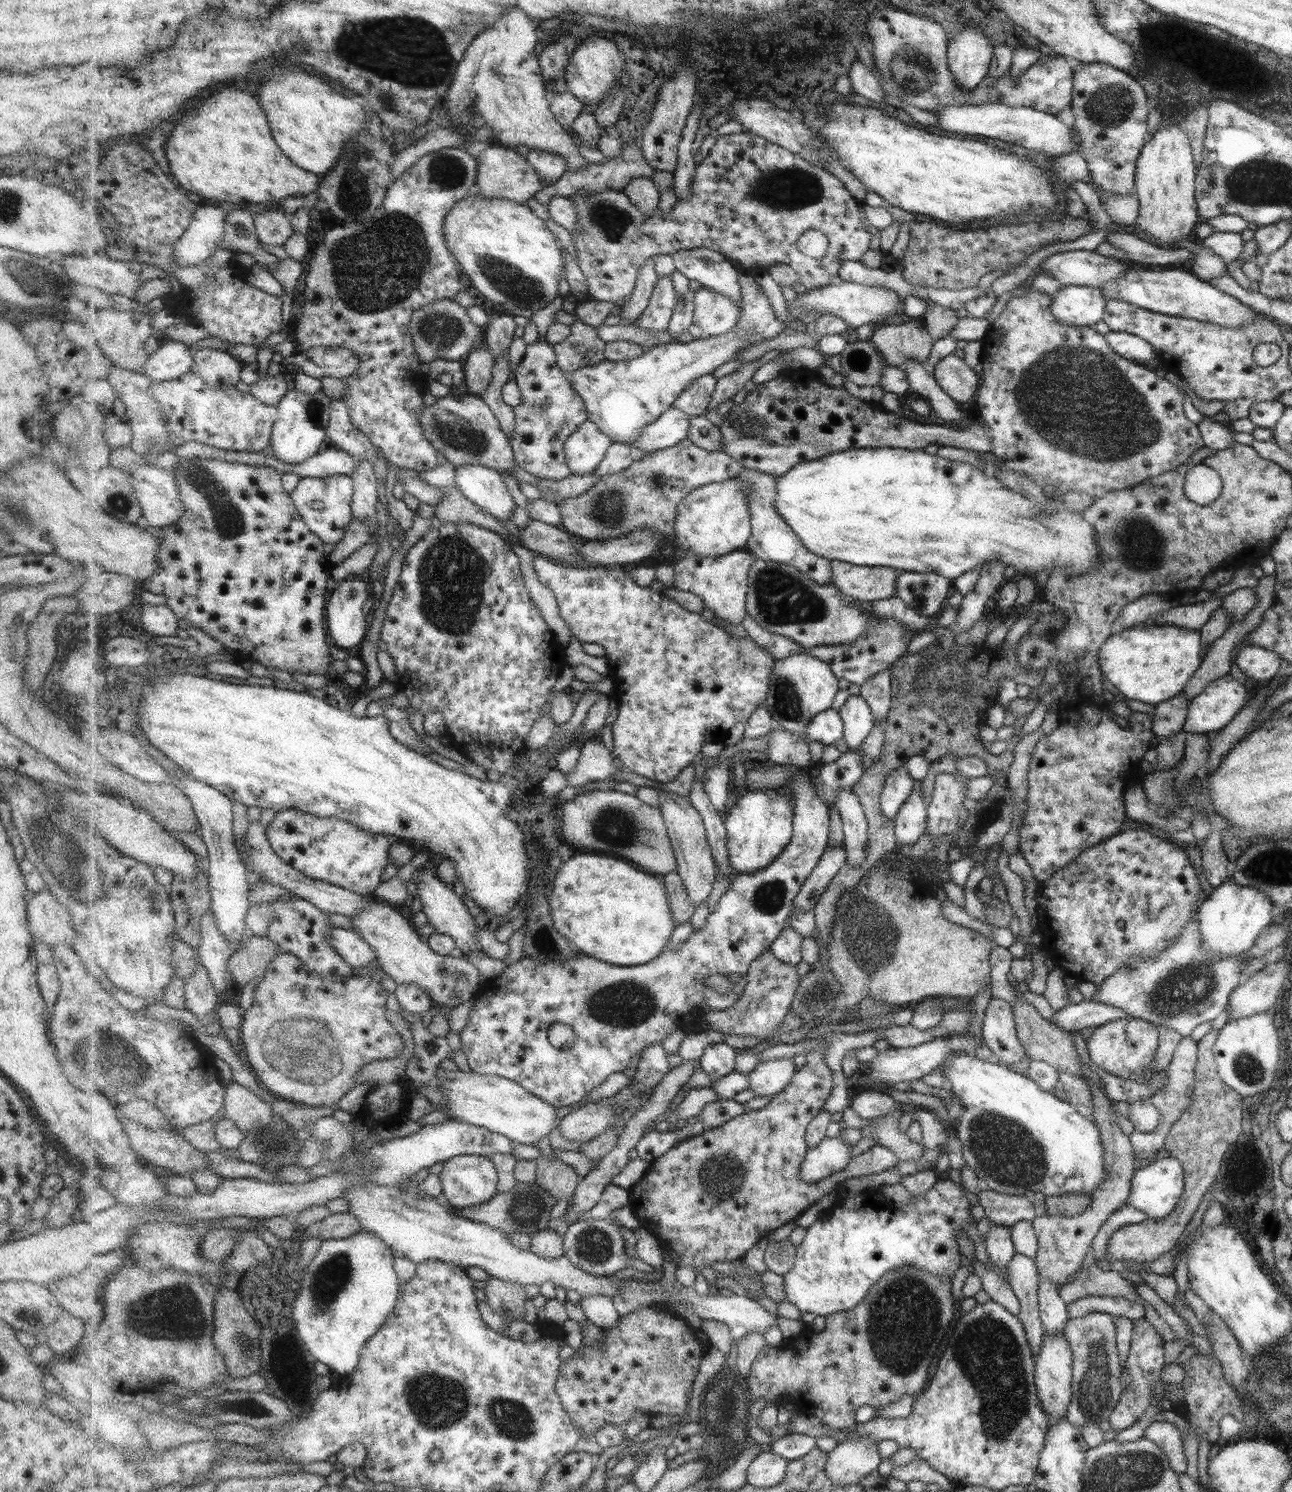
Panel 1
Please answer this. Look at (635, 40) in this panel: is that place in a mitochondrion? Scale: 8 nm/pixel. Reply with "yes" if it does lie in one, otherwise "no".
no

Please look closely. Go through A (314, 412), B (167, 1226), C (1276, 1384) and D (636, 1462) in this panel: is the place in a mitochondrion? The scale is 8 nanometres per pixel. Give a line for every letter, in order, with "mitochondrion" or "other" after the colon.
A: mitochondrion
B: other
C: mitochondrion
D: other

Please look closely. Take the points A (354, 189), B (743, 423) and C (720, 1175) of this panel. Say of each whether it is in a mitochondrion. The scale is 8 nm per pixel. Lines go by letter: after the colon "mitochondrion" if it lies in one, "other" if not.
A: mitochondrion
B: mitochondrion
C: mitochondrion

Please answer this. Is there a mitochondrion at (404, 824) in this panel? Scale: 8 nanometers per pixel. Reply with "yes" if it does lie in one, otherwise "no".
no

